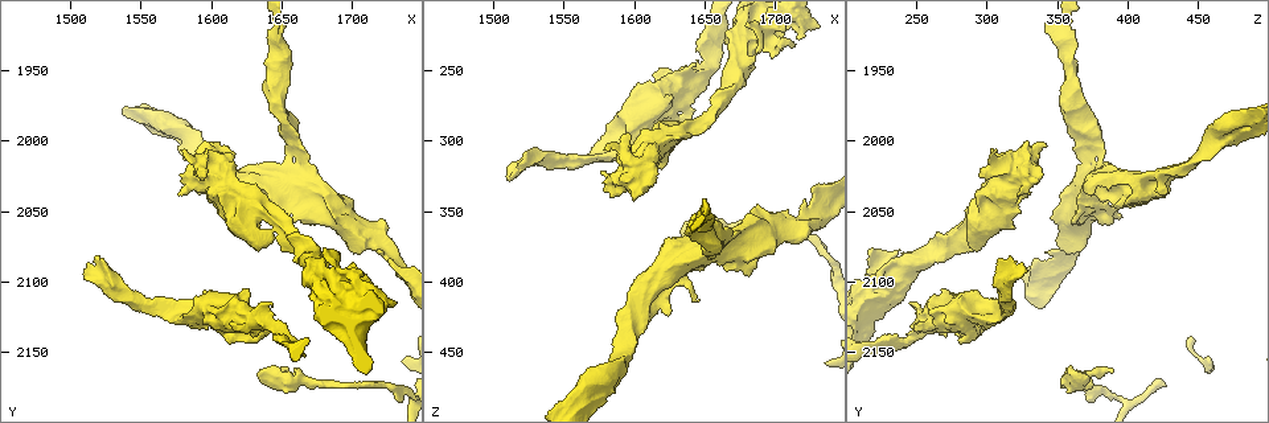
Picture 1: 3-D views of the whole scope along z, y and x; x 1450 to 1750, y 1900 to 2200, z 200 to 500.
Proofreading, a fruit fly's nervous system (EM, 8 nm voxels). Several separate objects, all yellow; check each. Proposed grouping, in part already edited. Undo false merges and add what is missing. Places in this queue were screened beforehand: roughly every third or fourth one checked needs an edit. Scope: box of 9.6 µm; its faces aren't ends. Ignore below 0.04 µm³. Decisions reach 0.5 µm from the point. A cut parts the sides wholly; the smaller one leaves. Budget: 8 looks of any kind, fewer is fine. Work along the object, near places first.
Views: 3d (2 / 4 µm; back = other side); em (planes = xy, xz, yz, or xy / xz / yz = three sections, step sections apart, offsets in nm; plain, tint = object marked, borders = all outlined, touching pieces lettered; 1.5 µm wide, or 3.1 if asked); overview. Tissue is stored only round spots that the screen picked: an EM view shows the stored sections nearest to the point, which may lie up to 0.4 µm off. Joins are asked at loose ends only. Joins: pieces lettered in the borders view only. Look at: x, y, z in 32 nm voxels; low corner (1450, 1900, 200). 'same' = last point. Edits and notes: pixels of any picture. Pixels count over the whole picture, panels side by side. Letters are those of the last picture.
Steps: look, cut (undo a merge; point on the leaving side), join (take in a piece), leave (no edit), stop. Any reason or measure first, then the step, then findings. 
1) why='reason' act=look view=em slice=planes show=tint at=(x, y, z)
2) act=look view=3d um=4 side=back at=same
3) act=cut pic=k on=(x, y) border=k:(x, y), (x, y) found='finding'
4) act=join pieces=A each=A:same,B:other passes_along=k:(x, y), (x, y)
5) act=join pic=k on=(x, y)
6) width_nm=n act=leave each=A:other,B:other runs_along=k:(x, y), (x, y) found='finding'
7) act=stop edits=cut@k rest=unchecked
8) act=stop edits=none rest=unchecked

why='branch stops here' act=look view=em slice=planes show=plain at=(1698, 2086, 242)

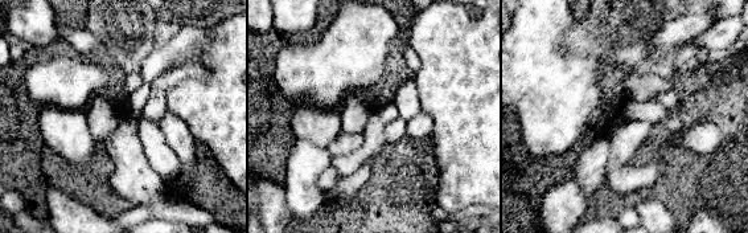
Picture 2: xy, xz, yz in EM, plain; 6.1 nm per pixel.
act=look view=em slice=planes show=borders at=same

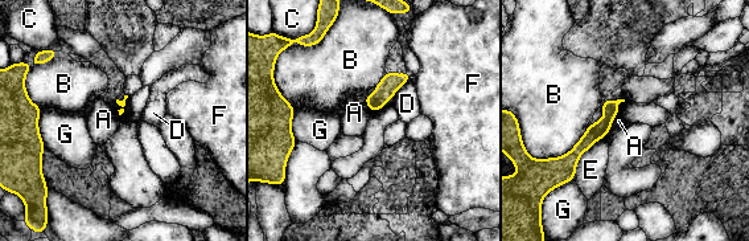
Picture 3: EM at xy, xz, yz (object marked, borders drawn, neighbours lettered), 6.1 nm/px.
act=leave each=A:other,B:other,C:other,D:other,E:other,F:other,G:other border=3:(620, 110), (604, 138) found='no lettered piece goes on from it'

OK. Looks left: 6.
why='closes a loop' act=look view=3d um=4 at=(1654, 2074, 284)

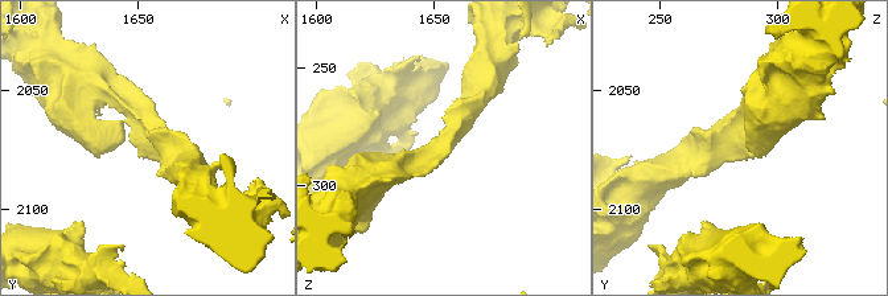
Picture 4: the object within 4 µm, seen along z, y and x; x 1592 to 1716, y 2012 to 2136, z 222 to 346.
arm_widths_nm=260,280 why='shape alone is not enough' act=look view=em slice=planes show=borders at=(1653, 2074, 285)

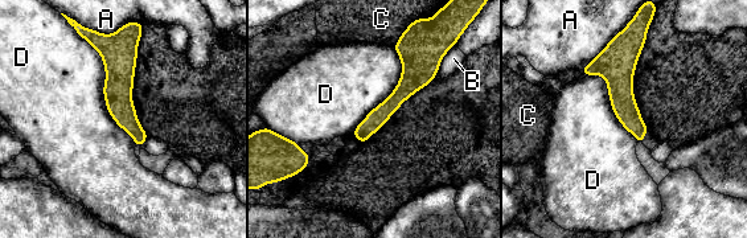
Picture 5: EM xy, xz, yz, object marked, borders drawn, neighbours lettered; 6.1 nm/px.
width_nm=110 act=leave each=A:other,B:other,C:other,D:other border=5:(81, 36), (136, 146) found='one neuron here'

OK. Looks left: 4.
why='branch stops here' act=look view=3d um=4 at=(1516, 2084, 316)

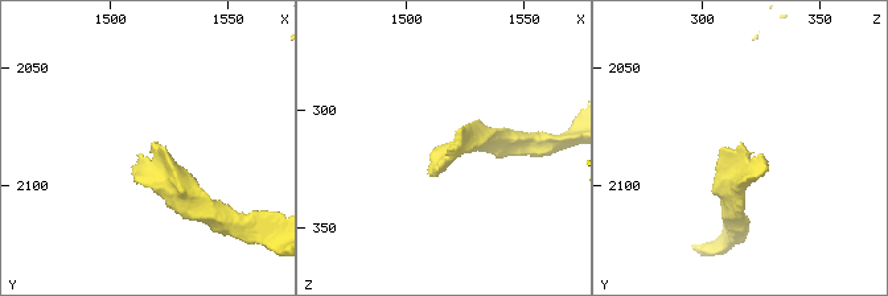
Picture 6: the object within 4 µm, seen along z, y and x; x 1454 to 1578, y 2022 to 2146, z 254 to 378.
why='shape alone is not enough' act=look view=em slice=xz step=4 show=tint at=(1519, 2081, 317)

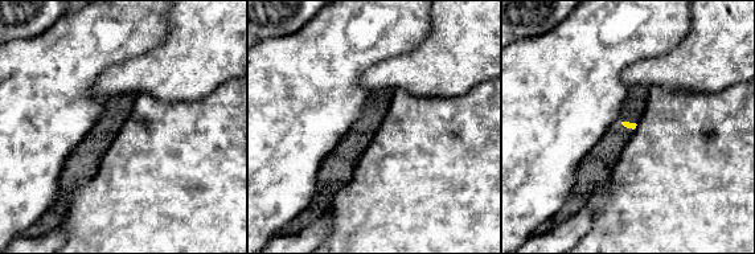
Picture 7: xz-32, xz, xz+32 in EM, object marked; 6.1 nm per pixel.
why='another direction' act=look view=em slice=planes show=borders at=same

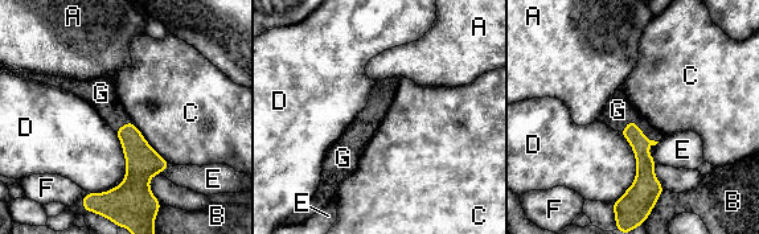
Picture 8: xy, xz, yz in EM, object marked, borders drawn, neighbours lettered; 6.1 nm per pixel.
act=join pieces=G each=A:other,B:other,C:other,D:other,E:other,F:other,G:same passes_along=8:(645, 164), (635, 126), (618, 110) found='it goes on there'

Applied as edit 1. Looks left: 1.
act=stop edits=join@8 rest=unchecked

